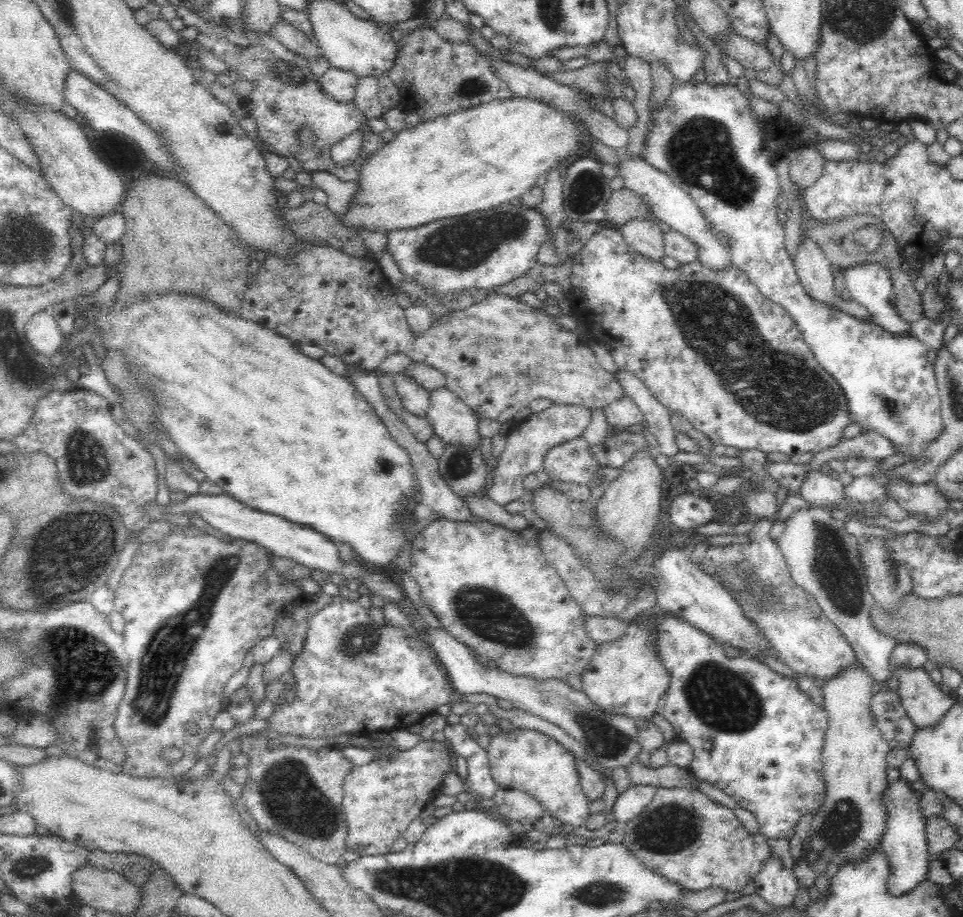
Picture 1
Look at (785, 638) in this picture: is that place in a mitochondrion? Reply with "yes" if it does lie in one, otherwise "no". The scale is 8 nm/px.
no

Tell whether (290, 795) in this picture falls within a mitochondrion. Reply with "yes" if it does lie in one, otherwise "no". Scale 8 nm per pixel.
yes

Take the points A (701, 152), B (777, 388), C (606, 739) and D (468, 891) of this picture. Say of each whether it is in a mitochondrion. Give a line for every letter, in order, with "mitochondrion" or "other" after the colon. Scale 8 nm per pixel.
A: mitochondrion
B: mitochondrion
C: mitochondrion
D: mitochondrion

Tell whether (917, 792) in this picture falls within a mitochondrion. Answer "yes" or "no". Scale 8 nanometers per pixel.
no

